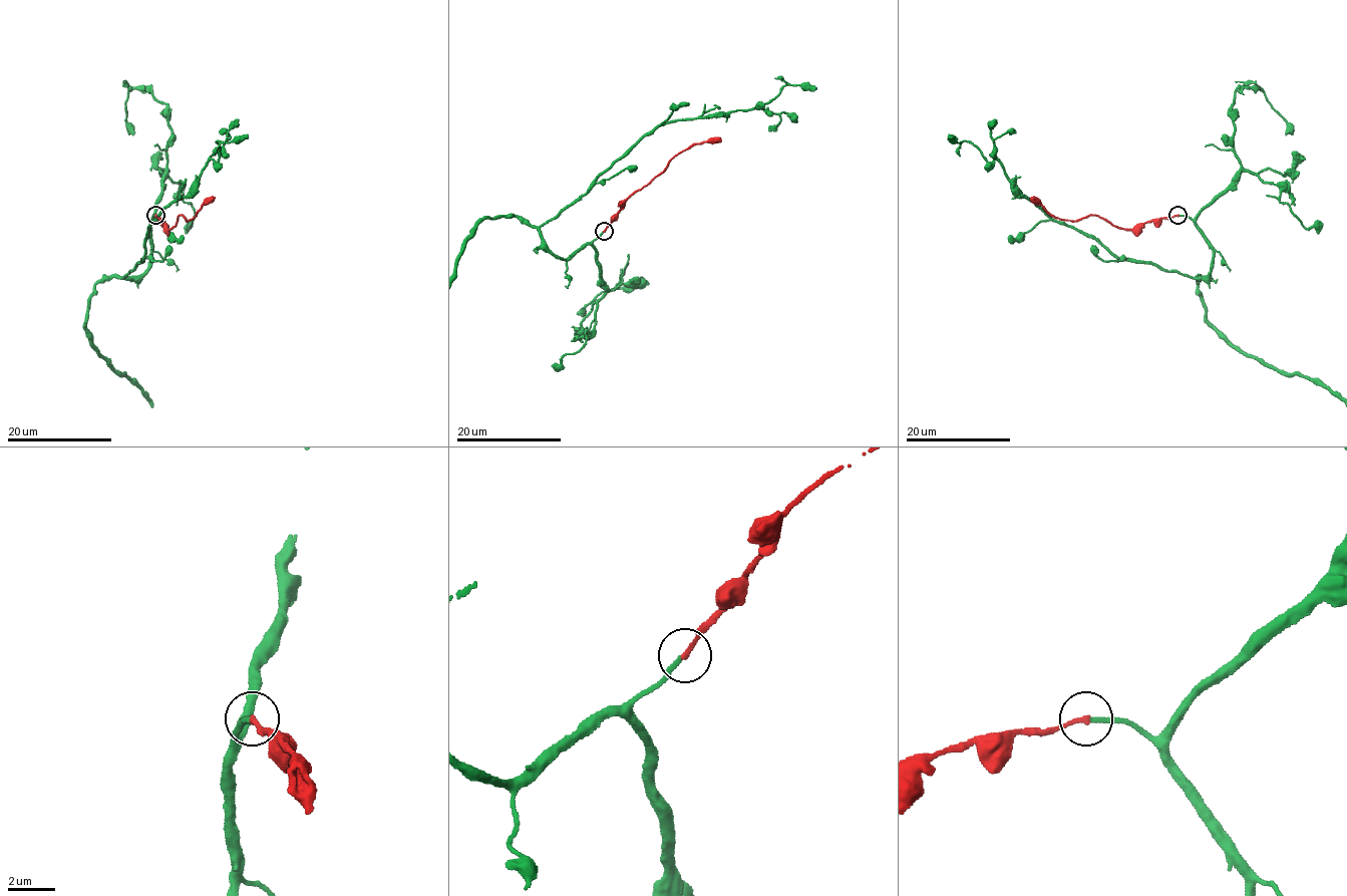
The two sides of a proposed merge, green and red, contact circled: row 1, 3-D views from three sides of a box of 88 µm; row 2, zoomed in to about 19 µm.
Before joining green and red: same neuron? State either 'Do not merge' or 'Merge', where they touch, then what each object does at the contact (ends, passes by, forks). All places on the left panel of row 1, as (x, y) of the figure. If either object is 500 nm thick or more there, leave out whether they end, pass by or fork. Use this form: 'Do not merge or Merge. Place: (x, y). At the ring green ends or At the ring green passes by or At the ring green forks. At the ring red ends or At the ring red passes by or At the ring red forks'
Merge. Place: (155, 215). At the ring green ends. At the ring red ends

